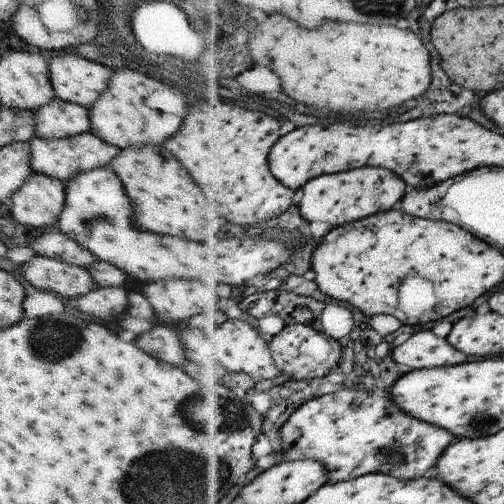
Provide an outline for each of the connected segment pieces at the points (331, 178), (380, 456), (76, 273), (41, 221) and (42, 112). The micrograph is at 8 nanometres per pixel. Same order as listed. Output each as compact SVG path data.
M367 166L319 176L303 189L305 196L299 203L306 220L320 220L336 227L392 210L406 196L408 184L404 182L404 178L396 174L396 171Z
M342 389L303 404L302 408L287 420L281 435L285 451L284 461L310 459L323 462L329 470L330 483L349 481L372 473L386 473L407 481L430 476L446 449L456 442L452 431L414 418L404 412L392 396L356 389Z
M34 255L21 266L25 278L43 291L61 294L64 298L77 298L100 289L88 269L68 264L60 259Z
M32 173L11 196L9 205L12 216L24 226L52 226L65 209L65 183Z
M54 97L47 105L33 112L34 137L67 139L89 131L89 110Z

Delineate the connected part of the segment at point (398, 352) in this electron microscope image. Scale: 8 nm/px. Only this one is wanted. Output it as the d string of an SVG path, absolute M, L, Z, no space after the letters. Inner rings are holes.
M432 331L414 333L403 345L393 348L395 359L414 371L456 366L469 359L447 337L437 336Z

